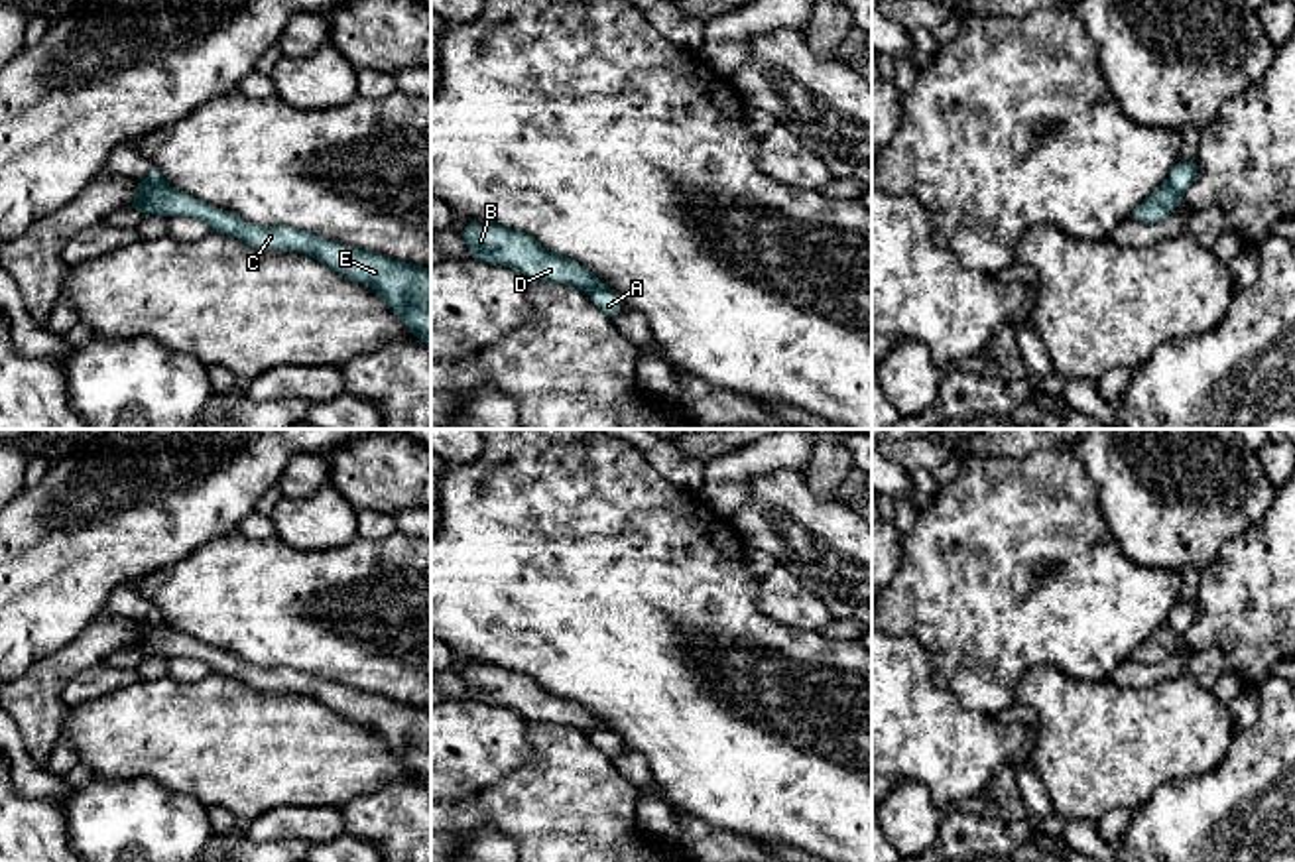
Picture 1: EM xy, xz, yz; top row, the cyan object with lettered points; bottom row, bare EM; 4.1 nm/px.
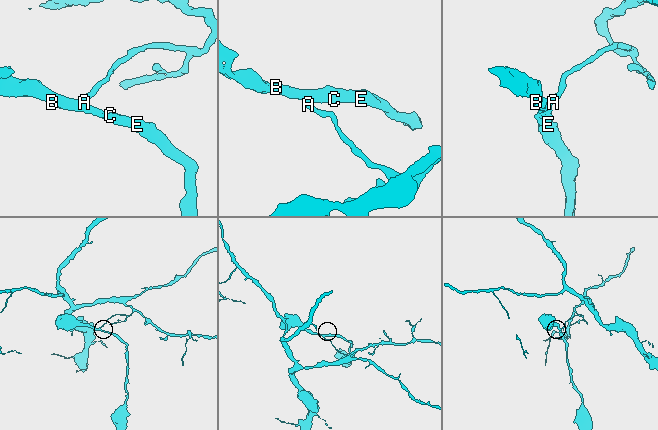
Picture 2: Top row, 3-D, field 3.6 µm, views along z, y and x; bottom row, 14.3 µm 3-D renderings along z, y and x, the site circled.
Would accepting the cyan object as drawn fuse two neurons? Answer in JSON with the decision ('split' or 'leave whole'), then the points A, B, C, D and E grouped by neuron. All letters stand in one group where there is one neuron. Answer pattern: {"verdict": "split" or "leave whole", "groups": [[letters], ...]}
{"verdict": "split", "groups": [["A"], ["B", "C", "D", "E"]]}

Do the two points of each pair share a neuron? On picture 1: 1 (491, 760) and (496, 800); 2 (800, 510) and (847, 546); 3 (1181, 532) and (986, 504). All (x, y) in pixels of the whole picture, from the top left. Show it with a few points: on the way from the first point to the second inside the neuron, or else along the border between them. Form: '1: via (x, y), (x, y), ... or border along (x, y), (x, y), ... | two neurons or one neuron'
1: border along (530, 754), (493, 784), (465, 798), (451, 800) | two neurons
2: via (811, 522), (835, 544) | one neuron
3: border along (1089, 477), (1103, 520), (1130, 559) | two neurons

